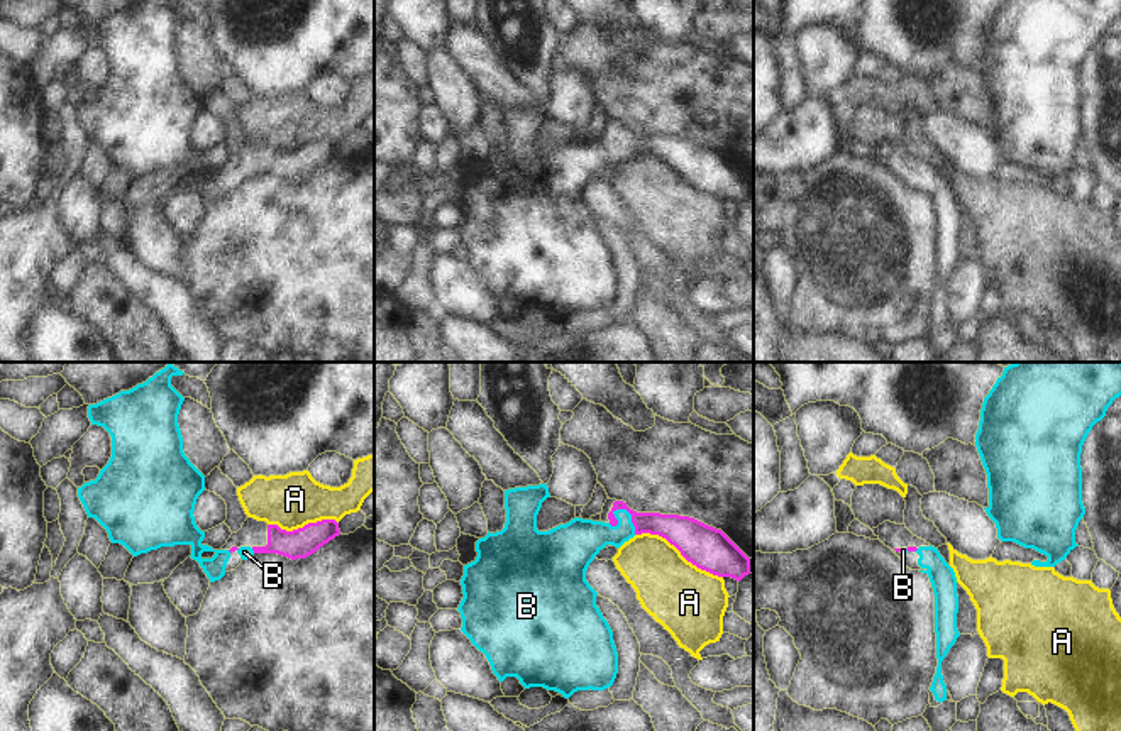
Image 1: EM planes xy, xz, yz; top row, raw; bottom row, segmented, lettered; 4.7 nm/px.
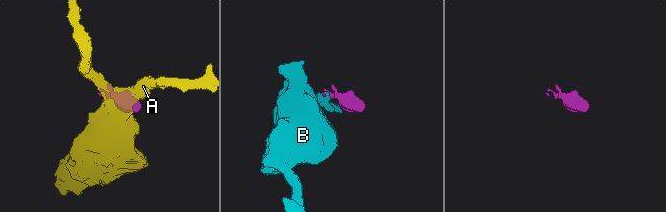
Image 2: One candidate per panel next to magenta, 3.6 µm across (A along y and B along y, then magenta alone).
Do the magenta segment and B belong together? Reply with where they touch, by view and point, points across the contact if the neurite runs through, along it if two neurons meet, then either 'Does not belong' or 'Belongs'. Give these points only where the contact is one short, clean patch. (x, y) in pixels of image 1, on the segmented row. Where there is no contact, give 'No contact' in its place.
Touches magenta at xz (632, 516). Path across: xz (681, 532), (632, 516), (615, 533), (585, 538). Belongs.

